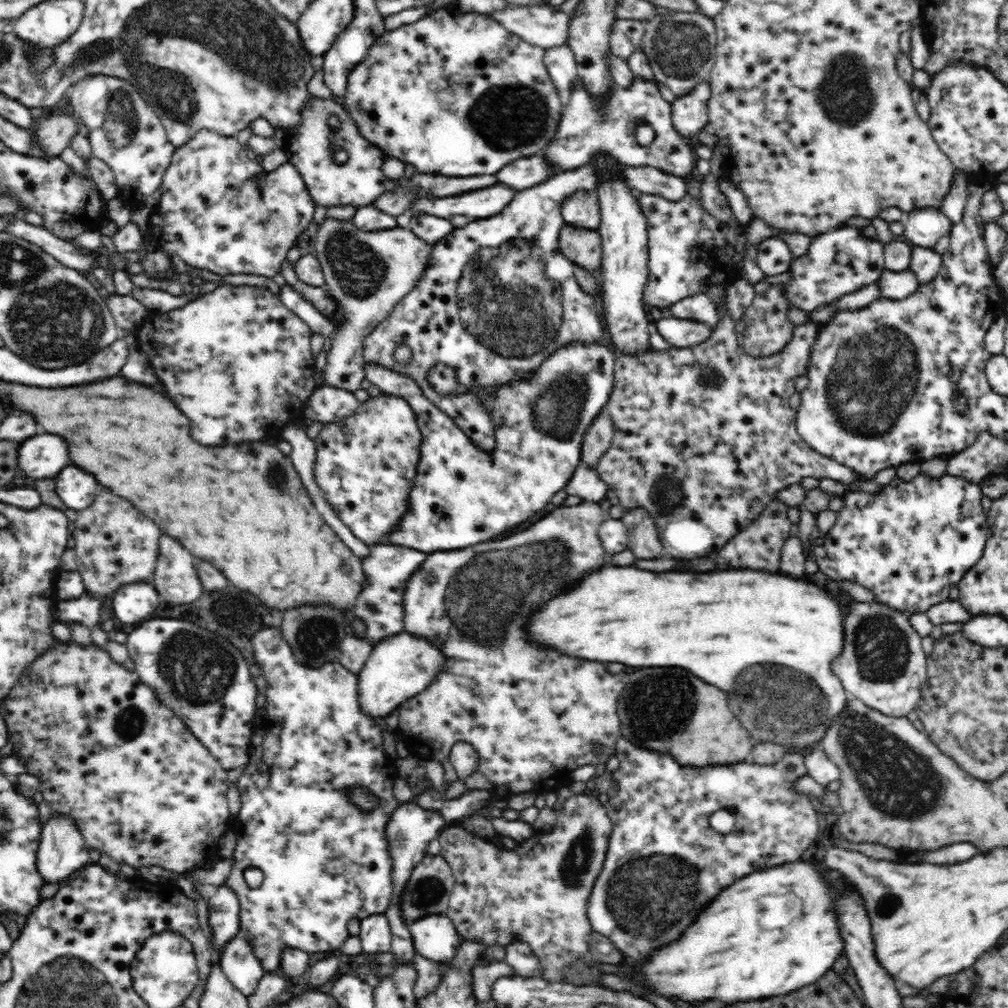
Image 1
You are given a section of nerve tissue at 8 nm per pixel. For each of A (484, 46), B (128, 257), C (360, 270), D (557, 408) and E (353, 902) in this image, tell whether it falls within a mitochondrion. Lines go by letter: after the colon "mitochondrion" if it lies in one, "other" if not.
A: other
B: other
C: mitochondrion
D: mitochondrion
E: other

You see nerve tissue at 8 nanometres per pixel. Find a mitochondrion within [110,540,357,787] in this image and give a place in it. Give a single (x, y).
(198, 675)

